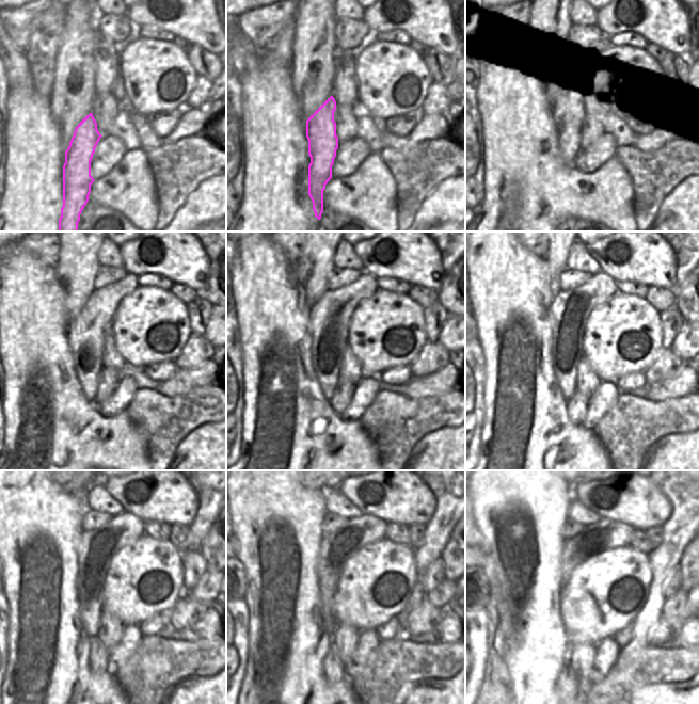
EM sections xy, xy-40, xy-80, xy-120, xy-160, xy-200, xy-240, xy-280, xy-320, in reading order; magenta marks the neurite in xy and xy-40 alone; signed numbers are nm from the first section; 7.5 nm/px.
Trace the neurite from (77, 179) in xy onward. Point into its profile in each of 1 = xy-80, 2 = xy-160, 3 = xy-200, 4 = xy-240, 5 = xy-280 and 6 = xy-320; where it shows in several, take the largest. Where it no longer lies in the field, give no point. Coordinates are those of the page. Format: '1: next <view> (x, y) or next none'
1: next xy-80 (567, 113)
2: next xy-160 (330, 317)
3: next xy-200 (569, 312)
4: next xy-240 (96, 547)
5: next xy-280 (335, 547)
6: next xy-320 (605, 534)

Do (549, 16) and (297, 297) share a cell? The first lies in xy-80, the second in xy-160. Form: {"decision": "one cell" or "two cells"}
{"decision": "two cells"}

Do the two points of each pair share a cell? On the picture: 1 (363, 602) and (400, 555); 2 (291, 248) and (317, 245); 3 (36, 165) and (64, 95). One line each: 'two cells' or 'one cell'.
1: one cell
2: two cells
3: two cells

